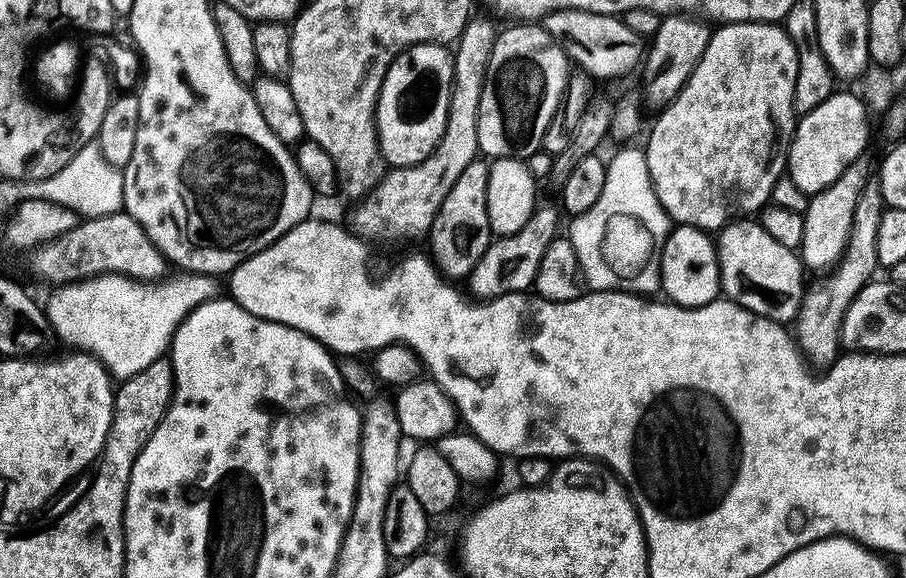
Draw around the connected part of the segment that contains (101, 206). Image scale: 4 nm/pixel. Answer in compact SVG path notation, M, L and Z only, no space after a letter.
M99 143L87 144L58 174L45 180L28 182L23 185L23 195L30 200L49 200L51 203L61 204L76 212L80 218L93 216L109 216L121 211L124 206L124 173L106 163L100 154Z

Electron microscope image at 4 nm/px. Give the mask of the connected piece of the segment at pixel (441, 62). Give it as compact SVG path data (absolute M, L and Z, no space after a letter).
M415 44L397 56L388 68L380 97L376 99L376 135L380 141L380 155L389 165L408 168L427 158L440 140L446 126L446 114L452 93L453 53L442 44Z

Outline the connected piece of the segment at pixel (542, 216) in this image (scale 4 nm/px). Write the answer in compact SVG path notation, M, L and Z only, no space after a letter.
M537 207L532 217L518 230L509 236L493 239L488 245L486 254L478 258L474 270L466 278L466 285L473 292L475 299L480 302L497 300L511 292L527 293L536 283L538 262L542 262L542 254L546 254L546 246L557 239L556 223L559 222L561 213L552 208Z

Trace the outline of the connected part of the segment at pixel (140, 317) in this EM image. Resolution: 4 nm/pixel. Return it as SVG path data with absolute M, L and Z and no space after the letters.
M105 274L75 281L55 289L46 303L46 315L51 331L69 344L69 349L99 360L113 377L127 378L146 370L150 362L161 359L169 351L176 327L191 314L199 304L217 295L216 284L208 274L176 274L173 280L160 278L155 282L134 280L130 276Z

